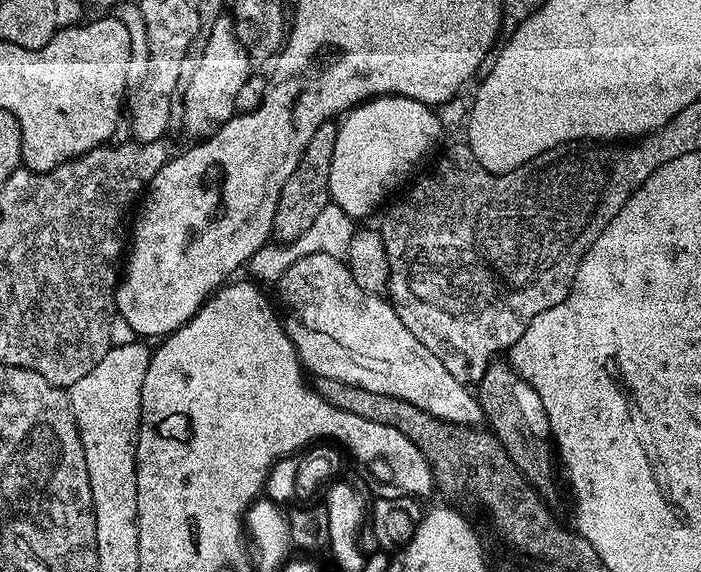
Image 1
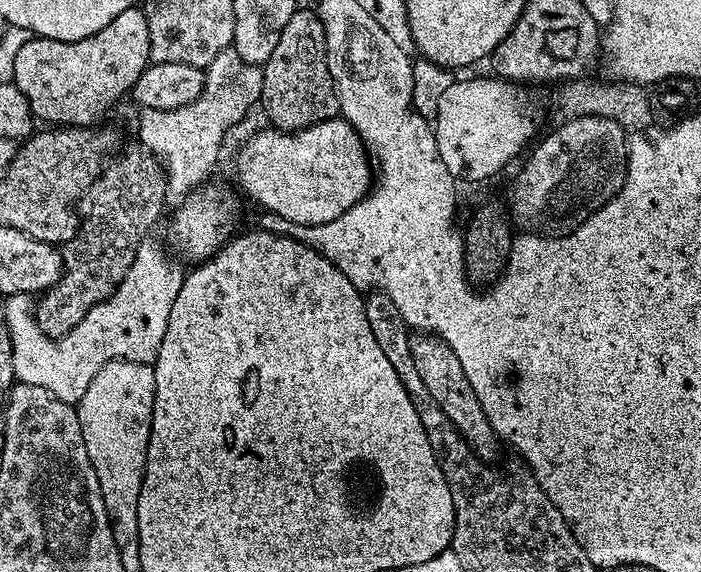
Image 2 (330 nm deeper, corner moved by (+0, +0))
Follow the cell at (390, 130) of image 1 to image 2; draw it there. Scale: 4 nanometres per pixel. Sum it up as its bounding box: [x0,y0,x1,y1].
[236,118,374,224]

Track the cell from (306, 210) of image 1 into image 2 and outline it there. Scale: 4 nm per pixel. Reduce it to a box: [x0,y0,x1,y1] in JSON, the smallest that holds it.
[258,7,340,132]

